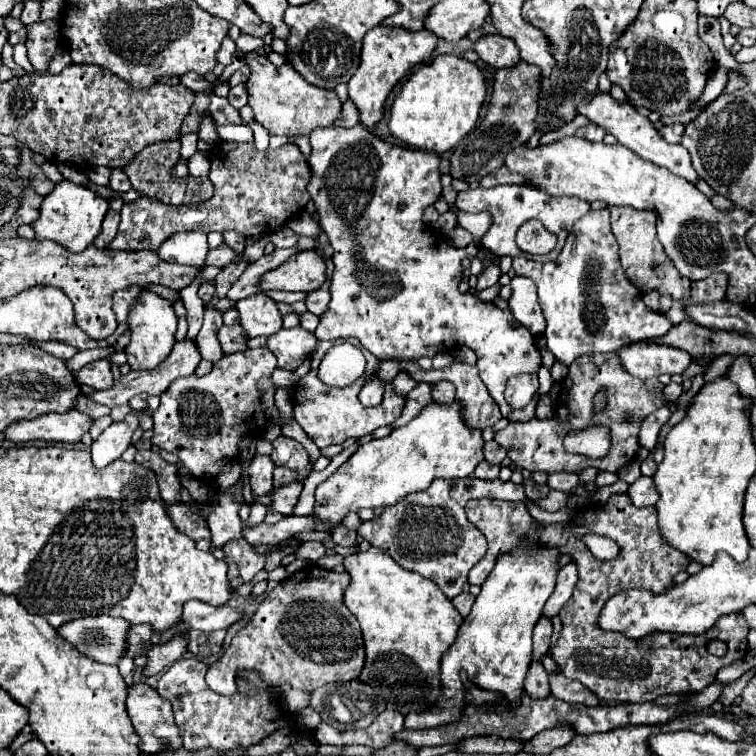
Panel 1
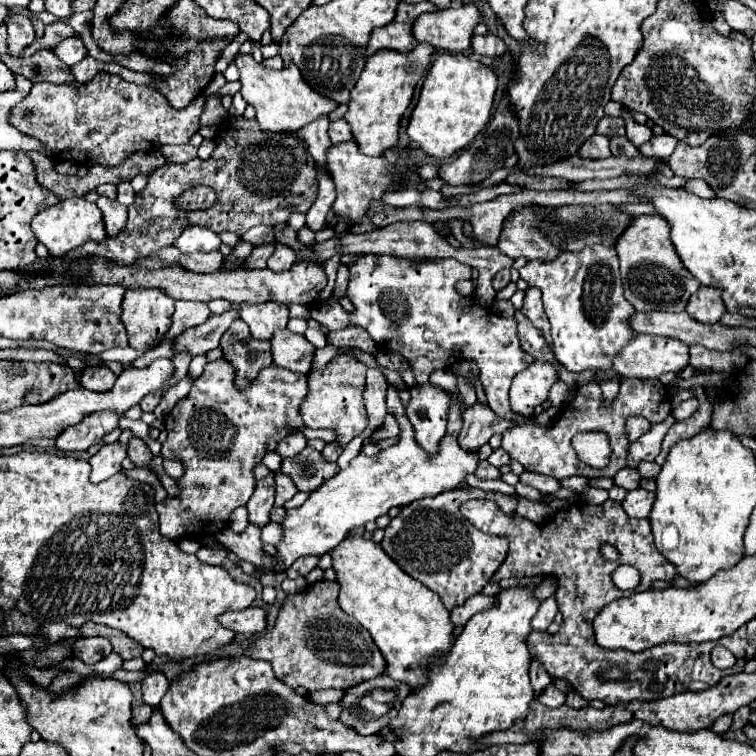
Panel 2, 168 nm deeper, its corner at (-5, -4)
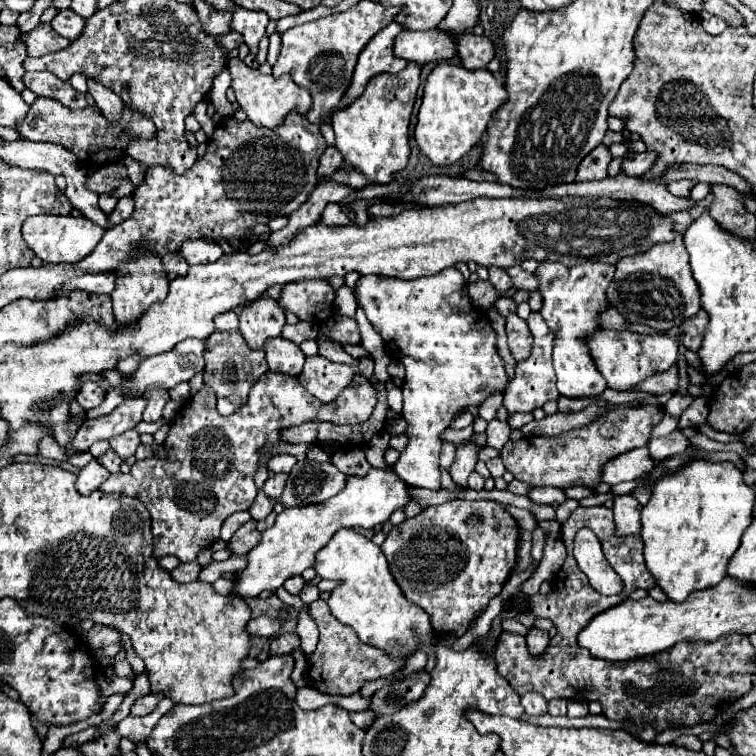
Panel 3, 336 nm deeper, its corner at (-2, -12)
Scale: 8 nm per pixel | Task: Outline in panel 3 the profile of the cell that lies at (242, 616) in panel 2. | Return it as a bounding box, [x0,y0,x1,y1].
[247,616,281,638]

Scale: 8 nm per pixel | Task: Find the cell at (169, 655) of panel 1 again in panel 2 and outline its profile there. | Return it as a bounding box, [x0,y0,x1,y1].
[142,670,170,706]

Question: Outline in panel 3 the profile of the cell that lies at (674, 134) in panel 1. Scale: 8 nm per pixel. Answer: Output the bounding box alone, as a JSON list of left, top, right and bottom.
[621,152,655,178]

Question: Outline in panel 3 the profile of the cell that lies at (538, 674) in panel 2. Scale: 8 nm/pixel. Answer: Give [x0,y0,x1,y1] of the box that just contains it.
[521,694,547,716]

